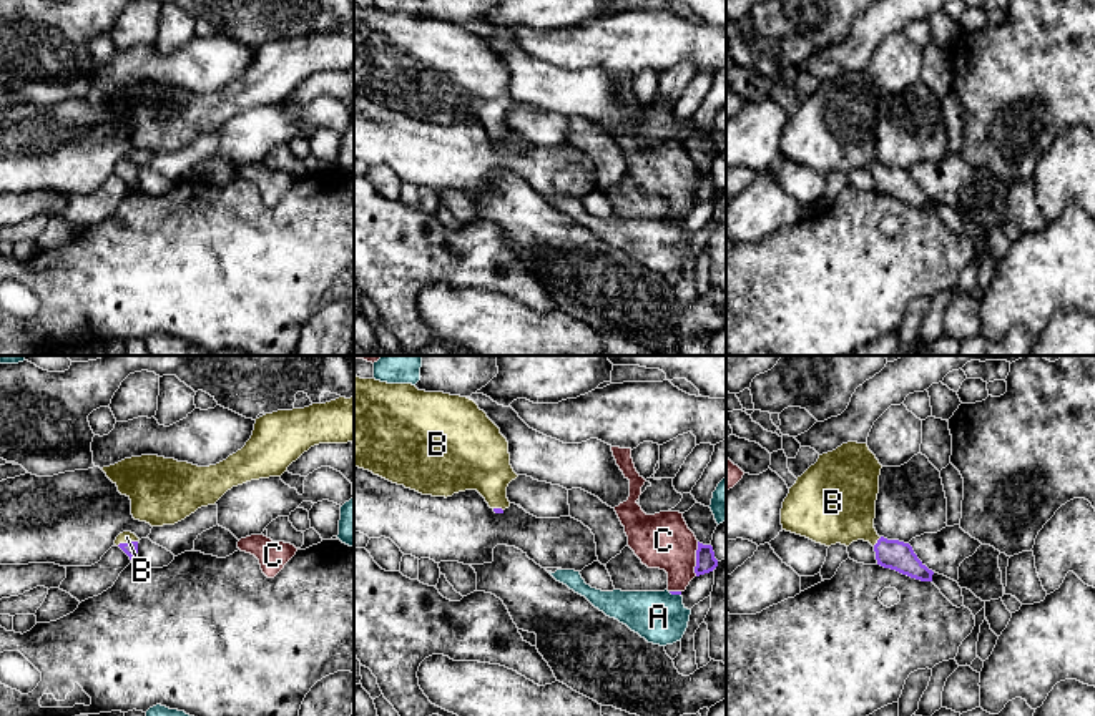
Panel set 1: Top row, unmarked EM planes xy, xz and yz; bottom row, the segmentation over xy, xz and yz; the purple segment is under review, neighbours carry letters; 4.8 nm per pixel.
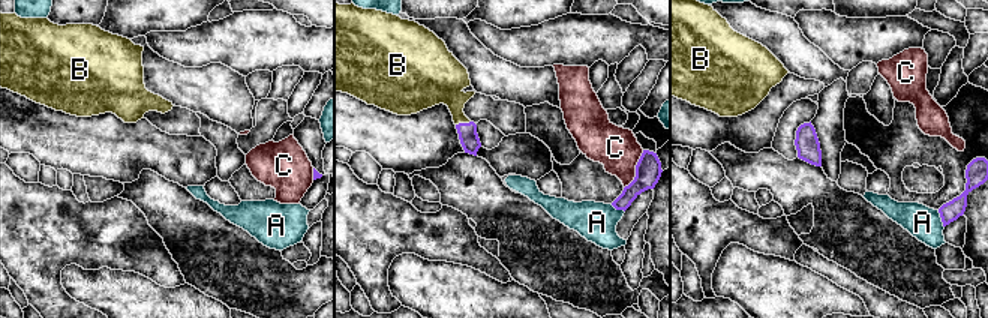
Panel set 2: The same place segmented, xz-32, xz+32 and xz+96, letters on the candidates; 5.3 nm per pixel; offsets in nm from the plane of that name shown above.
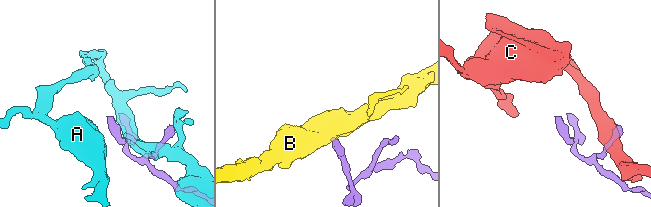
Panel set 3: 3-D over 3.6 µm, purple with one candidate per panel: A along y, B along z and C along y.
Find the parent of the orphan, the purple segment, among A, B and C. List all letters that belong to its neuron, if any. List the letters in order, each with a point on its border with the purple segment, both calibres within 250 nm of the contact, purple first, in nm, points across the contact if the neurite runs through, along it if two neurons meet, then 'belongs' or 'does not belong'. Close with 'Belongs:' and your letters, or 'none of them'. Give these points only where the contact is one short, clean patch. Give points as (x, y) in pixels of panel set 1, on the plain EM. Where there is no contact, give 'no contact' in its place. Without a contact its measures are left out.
A: xz (675, 221) | 20/260 nm | does not belong
B: xy (127, 171) | 60/60 nm | across xy (130, 176), (127, 171), (127, 165) | belongs
C: xz (697, 186) | 100/280 nm | along xz (698, 170), (695, 203) | does not belong
Belongs: B

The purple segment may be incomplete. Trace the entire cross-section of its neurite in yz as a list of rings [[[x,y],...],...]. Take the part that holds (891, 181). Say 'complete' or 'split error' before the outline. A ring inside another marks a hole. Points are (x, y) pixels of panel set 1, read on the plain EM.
split error; [[[847,70],[819,83],[783,130],[783,158],[826,174],[869,169],[877,193],[932,209],[934,199],[909,171],[879,164],[874,156],[881,96],[867,71]]]

